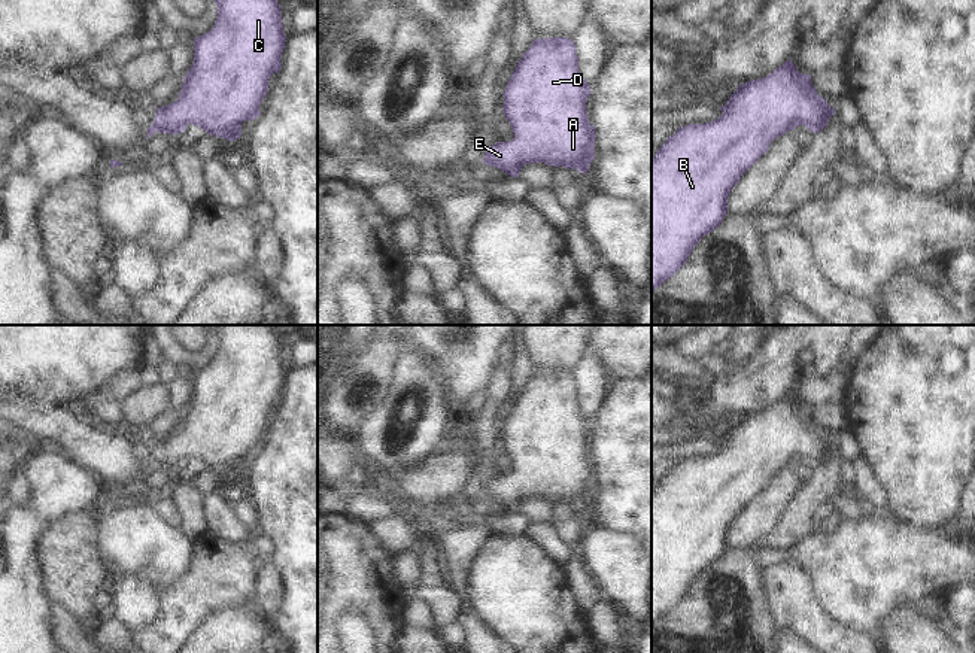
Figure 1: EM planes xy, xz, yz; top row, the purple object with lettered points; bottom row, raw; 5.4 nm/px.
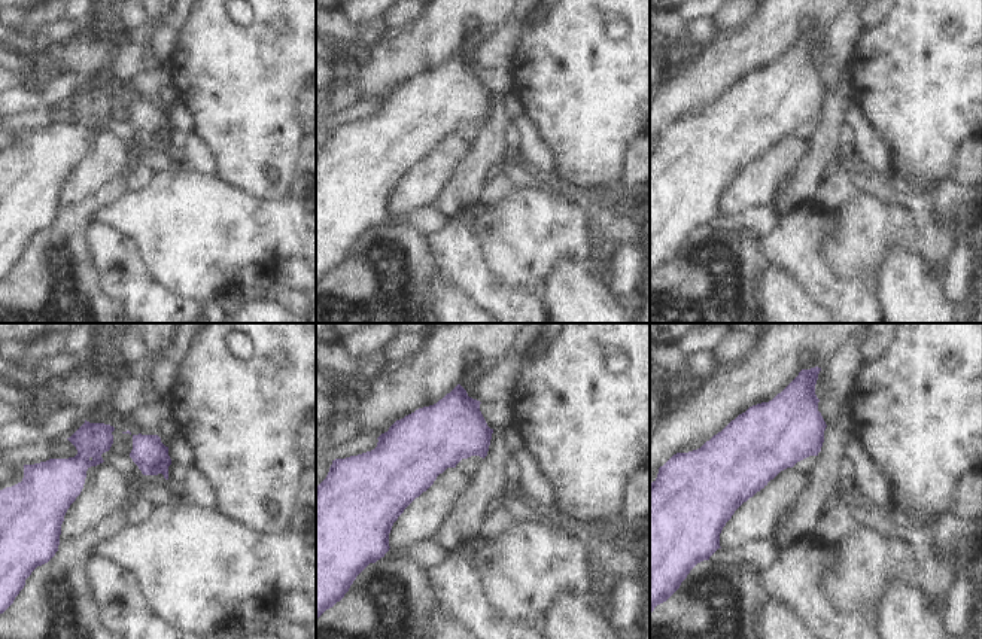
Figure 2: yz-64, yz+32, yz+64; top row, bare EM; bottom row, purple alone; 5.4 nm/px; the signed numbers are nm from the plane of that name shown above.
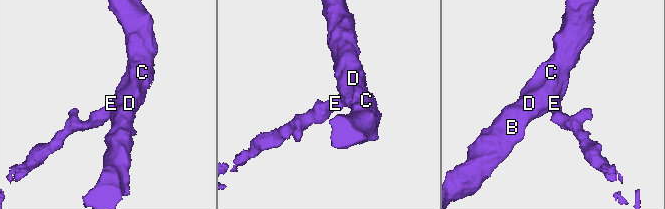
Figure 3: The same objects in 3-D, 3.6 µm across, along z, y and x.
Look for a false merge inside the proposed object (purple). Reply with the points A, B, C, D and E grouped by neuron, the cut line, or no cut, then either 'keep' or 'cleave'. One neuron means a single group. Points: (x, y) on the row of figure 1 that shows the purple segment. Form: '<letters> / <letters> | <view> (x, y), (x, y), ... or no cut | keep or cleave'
A B C D E | no cut | keep

